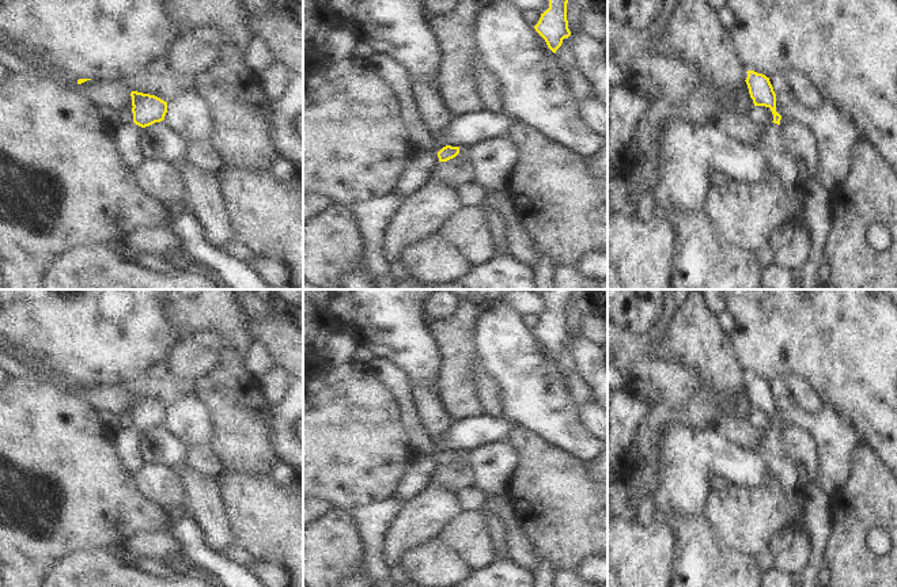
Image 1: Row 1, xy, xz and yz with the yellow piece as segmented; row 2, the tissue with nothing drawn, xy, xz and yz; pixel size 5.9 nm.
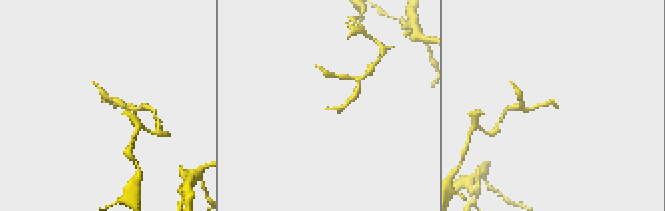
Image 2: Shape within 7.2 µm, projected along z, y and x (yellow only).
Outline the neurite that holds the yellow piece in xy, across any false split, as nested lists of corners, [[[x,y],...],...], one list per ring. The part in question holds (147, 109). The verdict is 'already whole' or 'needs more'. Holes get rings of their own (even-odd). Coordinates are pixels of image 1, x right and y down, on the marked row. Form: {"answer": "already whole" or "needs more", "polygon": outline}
{"answer": "needs more", "polygon": [[[130,92],[133,121],[128,125],[116,125],[118,148],[125,162],[137,171],[145,163],[141,145],[141,132],[145,126],[164,120],[167,102],[150,94]]]}

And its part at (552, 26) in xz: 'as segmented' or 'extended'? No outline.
as segmented

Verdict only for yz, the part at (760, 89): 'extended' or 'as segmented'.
extended

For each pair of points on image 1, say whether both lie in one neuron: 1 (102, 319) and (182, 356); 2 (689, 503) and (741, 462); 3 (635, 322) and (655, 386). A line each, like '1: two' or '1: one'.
1: two
2: one
3: two

